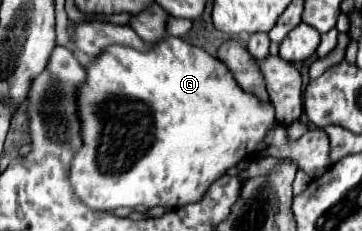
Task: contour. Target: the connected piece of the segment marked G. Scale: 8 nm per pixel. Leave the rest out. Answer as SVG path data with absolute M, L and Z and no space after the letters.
M174 36L150 46L148 52L110 46L86 72L86 82L78 90L84 146L72 162L70 182L78 198L94 210L116 210L118 206L180 208L200 202L212 182L256 154L266 134L278 124L270 100L262 102L244 92L218 58Z

